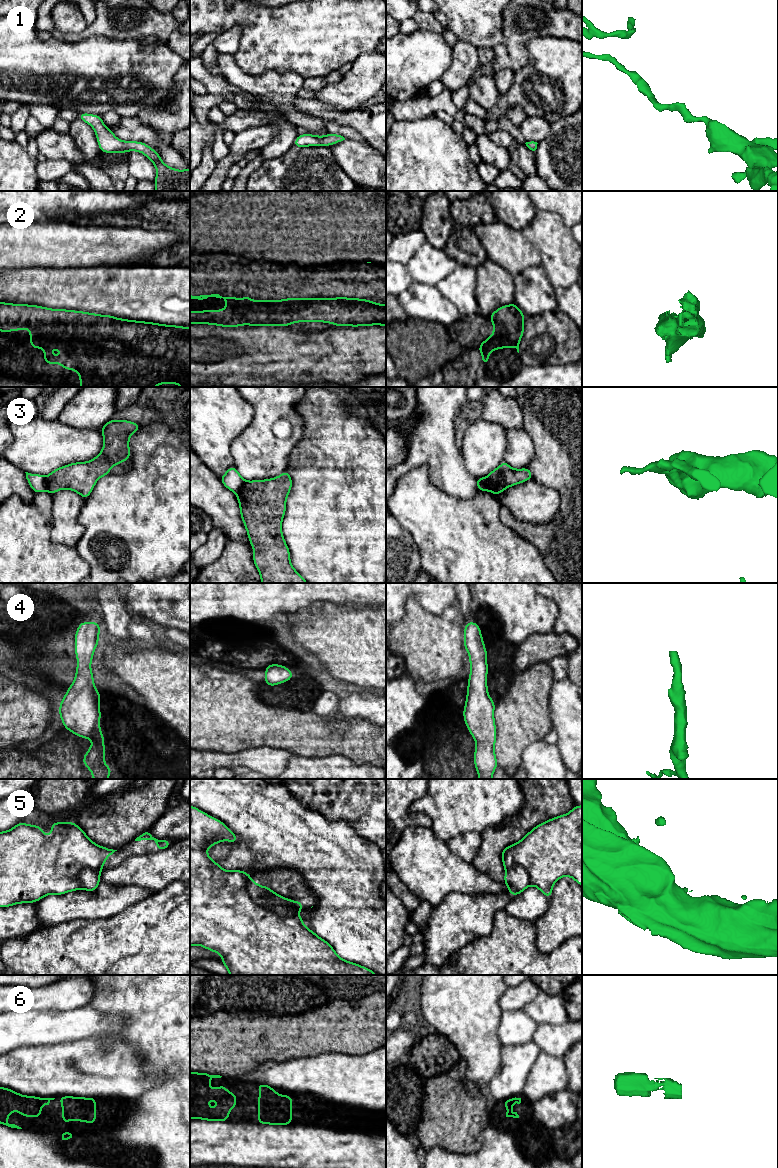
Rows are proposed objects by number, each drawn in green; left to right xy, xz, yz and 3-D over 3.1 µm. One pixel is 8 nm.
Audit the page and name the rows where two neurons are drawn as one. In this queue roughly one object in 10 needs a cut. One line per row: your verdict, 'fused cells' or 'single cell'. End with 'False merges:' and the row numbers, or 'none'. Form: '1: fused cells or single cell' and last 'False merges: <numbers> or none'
1: single cell
2: single cell
3: fused cells
4: single cell
5: fused cells
6: single cell
False merges: 3, 5

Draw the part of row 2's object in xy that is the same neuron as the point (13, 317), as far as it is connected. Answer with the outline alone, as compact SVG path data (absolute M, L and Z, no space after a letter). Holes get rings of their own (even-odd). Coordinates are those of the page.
M0 302L0 331L26 328L30 329L30 348L44 349L45 364L57 363L61 368L75 370L80 376L80 387L154 387L167 383L190 387L190 328L82 311ZM51 348L59 348L61 355L52 356L49 351Z

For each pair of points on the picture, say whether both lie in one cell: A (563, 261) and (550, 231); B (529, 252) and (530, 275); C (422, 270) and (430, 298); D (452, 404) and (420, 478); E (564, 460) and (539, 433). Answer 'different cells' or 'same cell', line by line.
A: same cell
B: different cells
C: different cells
D: different cells
E: same cell

